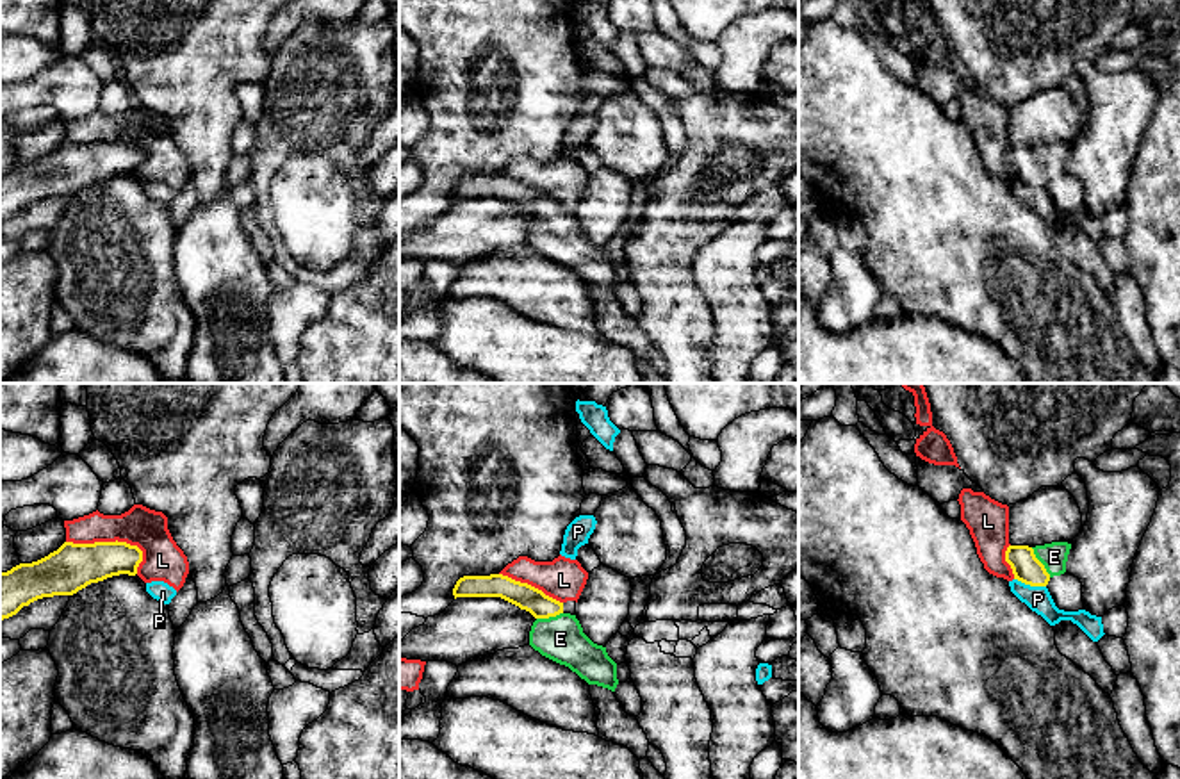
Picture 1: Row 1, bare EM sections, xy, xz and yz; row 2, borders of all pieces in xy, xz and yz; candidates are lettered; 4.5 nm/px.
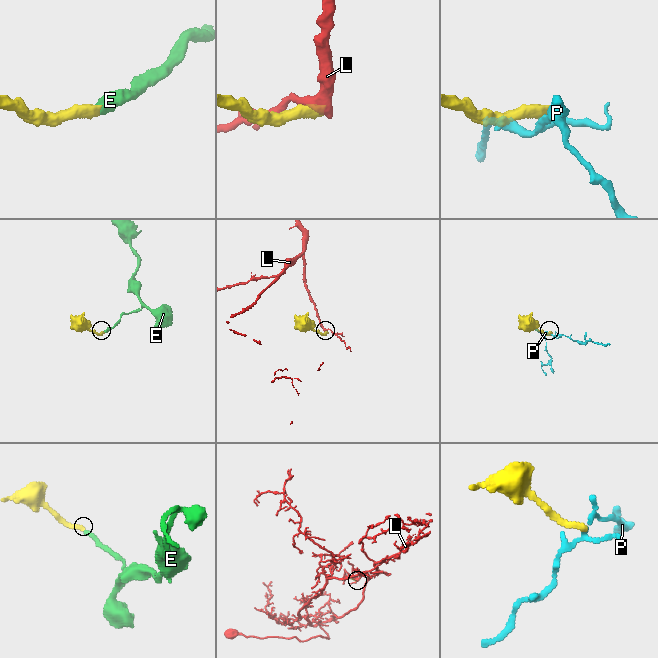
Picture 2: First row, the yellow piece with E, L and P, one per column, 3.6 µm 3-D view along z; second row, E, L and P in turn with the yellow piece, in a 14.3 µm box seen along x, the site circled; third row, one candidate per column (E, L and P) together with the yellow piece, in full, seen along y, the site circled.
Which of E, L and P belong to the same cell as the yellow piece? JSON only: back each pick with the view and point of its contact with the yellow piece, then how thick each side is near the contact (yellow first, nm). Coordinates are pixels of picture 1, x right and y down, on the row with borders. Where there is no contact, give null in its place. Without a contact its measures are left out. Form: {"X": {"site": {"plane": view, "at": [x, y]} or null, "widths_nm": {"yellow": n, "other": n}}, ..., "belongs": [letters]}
{"E": {"site": {"plane": "yz", "at": [1040, 562]}, "widths_nm": {"yellow": 130, "other": 120}}, "belongs": ["E"]}

